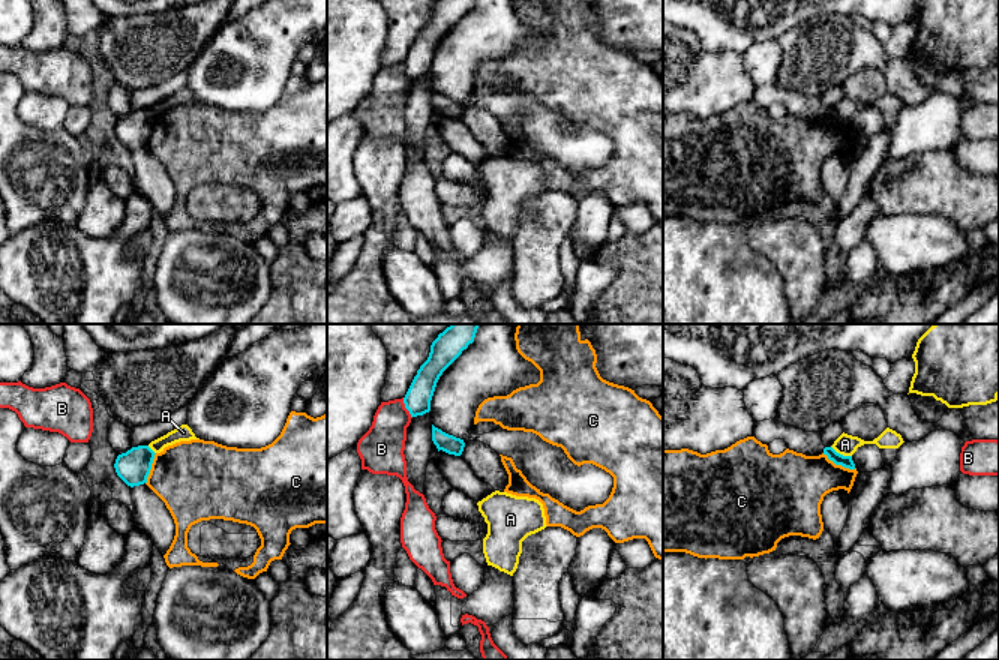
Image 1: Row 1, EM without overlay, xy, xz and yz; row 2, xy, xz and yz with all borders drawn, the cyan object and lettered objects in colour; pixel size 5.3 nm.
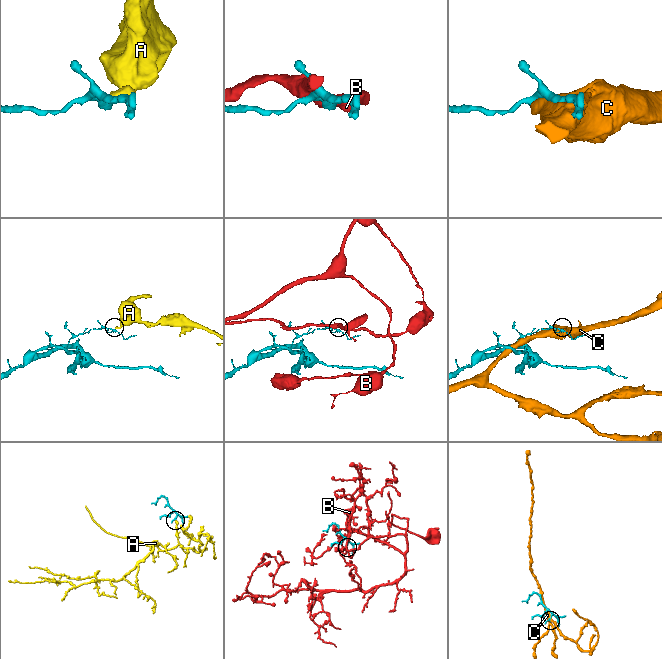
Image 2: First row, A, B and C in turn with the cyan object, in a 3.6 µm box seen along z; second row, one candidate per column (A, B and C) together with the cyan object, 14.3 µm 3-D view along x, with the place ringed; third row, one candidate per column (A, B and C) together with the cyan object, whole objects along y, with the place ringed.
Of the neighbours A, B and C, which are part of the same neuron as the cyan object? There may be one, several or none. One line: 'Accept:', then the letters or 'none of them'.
Accept: none of them

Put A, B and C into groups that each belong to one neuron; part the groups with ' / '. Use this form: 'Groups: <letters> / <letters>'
Groups: A / B / C

